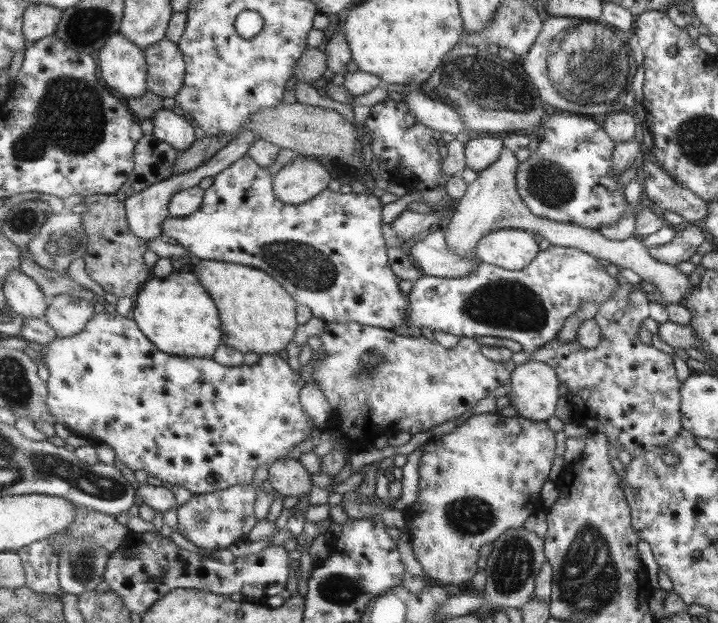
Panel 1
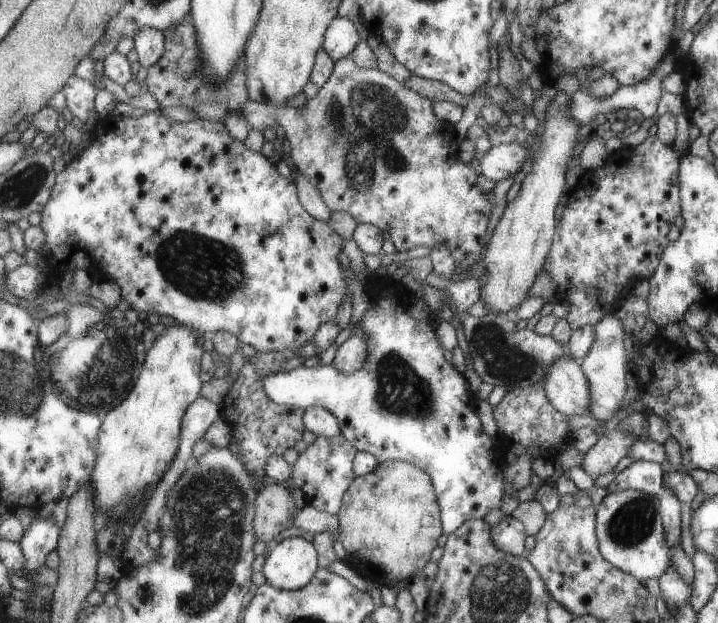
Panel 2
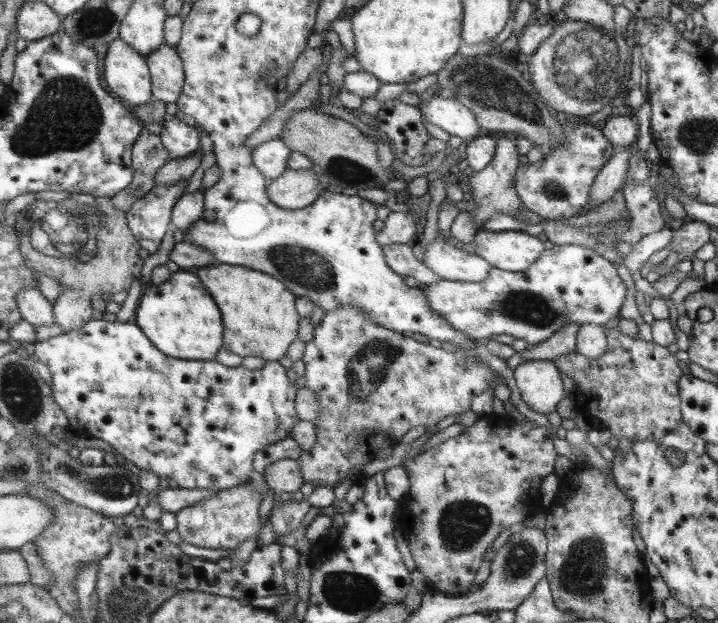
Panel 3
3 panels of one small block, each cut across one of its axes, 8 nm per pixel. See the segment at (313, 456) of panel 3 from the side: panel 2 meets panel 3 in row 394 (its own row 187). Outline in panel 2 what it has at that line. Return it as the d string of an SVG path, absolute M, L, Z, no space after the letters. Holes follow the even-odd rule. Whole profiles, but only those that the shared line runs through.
M349 54L335 61L331 76L301 108L274 107L247 100L237 110L250 129L263 132L266 128L283 128L293 166L313 184L330 212L348 212L357 225L369 223L387 232L397 251L417 246L431 248L436 244L448 246L455 262L464 265L464 271L481 252L489 212L494 205L493 195L489 200L489 192L475 186L473 168L455 168L457 160L449 160L449 148L443 148L446 136L439 132L431 106L429 99L421 100L420 94L405 88L392 76L376 68L358 67Z

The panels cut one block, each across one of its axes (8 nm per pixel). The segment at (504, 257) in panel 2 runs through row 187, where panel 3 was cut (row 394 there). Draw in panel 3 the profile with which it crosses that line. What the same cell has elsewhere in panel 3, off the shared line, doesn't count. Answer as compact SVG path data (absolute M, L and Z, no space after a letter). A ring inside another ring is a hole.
M522 361L513 370L513 377L520 397L533 412L547 416L563 398L563 384L553 361Z

